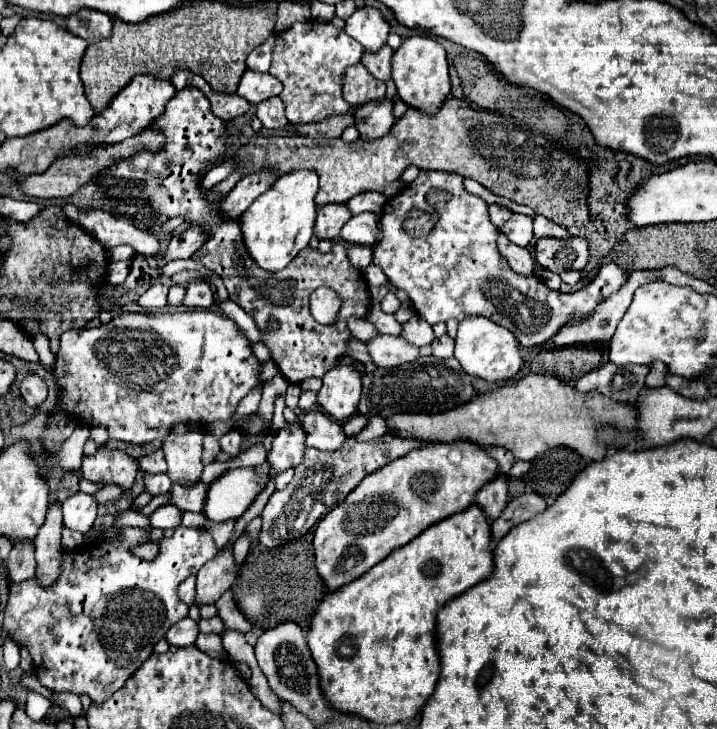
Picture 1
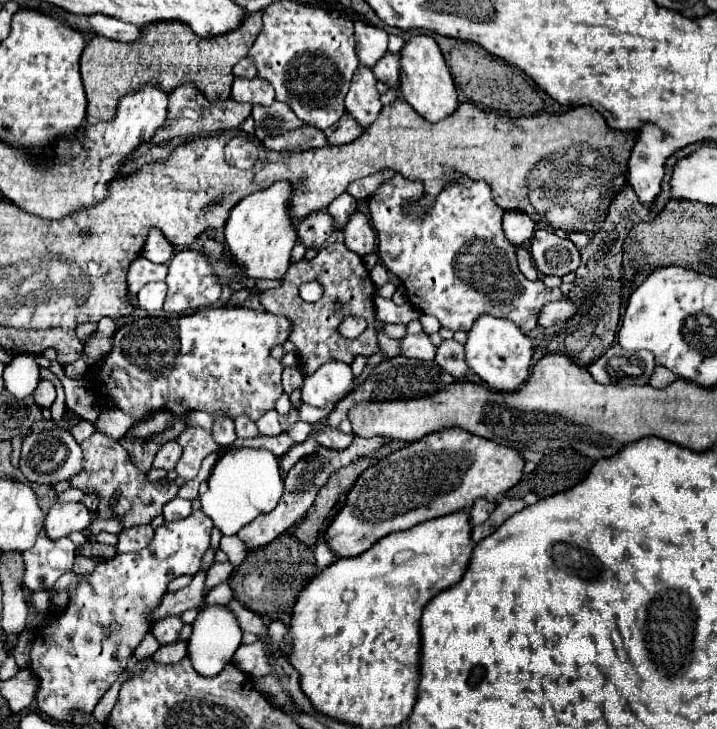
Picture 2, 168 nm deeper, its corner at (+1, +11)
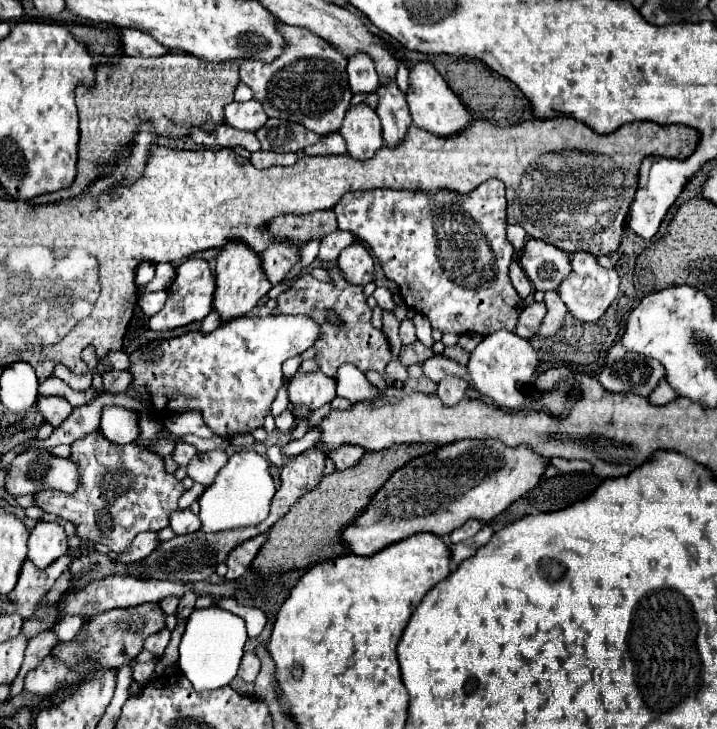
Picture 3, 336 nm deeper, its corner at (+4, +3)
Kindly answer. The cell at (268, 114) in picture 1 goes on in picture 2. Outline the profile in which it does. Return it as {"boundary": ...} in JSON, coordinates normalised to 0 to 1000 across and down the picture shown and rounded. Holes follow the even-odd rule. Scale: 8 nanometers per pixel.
{"boundary":[[[382,140],[377,148],[354,145],[351,162],[357,167],[360,192],[377,189],[377,187],[391,187],[391,184],[399,184],[404,178],[424,173],[424,167],[410,154],[404,154],[404,148],[399,148],[399,143],[391,143],[391,140]]]}

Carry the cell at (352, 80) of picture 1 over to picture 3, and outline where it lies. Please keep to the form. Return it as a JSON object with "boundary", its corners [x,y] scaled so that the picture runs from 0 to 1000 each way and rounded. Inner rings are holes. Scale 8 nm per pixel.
{"boundary":[[[509,140],[495,143],[484,151],[473,181],[484,192],[487,211],[498,219],[517,217],[534,200],[529,159]]]}

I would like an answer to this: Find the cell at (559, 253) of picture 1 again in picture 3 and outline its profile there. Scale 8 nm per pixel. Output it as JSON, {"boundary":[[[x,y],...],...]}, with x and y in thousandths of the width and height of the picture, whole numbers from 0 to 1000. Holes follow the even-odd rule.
{"boundary":[[[738,326],[727,351],[724,362],[746,398],[774,398],[791,373],[796,373],[796,354],[782,340],[774,340],[757,329]]]}

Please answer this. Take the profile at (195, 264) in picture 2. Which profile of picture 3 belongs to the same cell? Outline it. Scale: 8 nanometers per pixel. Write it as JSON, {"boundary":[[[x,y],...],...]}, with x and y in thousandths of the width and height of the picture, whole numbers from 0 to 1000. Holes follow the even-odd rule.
{"boundary":[[[261,354],[255,362],[244,368],[244,384],[233,398],[233,414],[230,420],[208,436],[211,453],[238,453],[247,447],[261,447],[266,442],[283,439],[297,425],[297,409],[300,409],[300,379],[283,354]]]}

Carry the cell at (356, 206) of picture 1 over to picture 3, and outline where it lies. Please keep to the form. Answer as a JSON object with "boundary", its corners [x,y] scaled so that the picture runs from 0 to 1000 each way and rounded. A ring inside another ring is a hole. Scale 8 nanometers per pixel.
{"boundary":[[[473,313],[467,316],[467,318],[462,318],[462,321],[456,321],[450,329],[448,329],[448,343],[445,343],[445,357],[450,357],[450,359],[464,359],[470,351],[473,351],[473,346],[484,337],[484,335],[490,335],[495,326],[490,324],[490,318],[476,318]]]}

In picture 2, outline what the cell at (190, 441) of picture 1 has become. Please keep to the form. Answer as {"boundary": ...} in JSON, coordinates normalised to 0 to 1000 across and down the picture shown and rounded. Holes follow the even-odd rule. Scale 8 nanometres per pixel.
{"boundary":[[[265,584],[265,587],[259,587],[259,590],[251,595],[248,606],[254,609],[257,620],[254,620],[254,628],[248,631],[245,645],[248,645],[248,653],[254,653],[254,656],[259,656],[259,658],[273,656],[282,631],[285,631],[290,623],[307,617],[307,612],[298,606],[296,595],[293,595],[290,590],[285,590],[285,587],[279,587],[279,584],[273,584],[273,587]]]}

